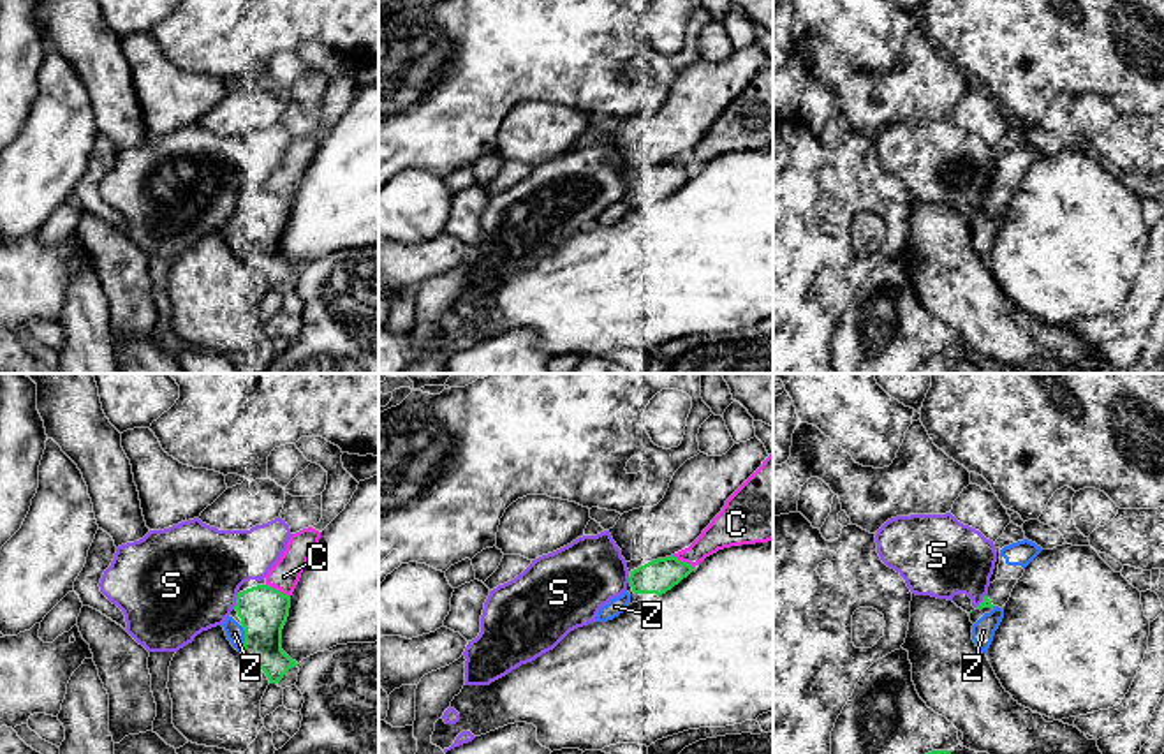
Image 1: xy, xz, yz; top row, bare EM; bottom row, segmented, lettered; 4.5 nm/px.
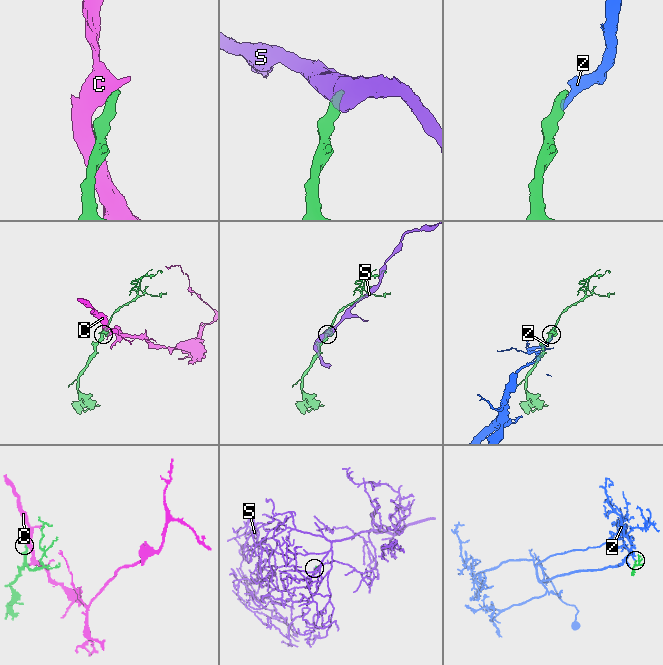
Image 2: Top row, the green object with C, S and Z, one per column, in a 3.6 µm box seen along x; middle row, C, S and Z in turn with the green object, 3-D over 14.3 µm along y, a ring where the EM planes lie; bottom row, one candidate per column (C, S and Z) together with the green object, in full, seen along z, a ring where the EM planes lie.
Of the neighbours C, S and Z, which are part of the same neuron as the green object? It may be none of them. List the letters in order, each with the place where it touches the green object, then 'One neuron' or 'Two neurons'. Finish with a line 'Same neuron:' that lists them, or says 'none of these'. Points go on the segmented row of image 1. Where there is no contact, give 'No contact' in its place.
C: Touches green at xz (680, 561). Two neurons
S: Touches green at xy (236, 601). Two neurons
Z: Touches green at xy (245, 638). One neuron
Same neuron: Z

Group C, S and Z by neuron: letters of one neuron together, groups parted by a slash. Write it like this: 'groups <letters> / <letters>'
groups C / S / Z

